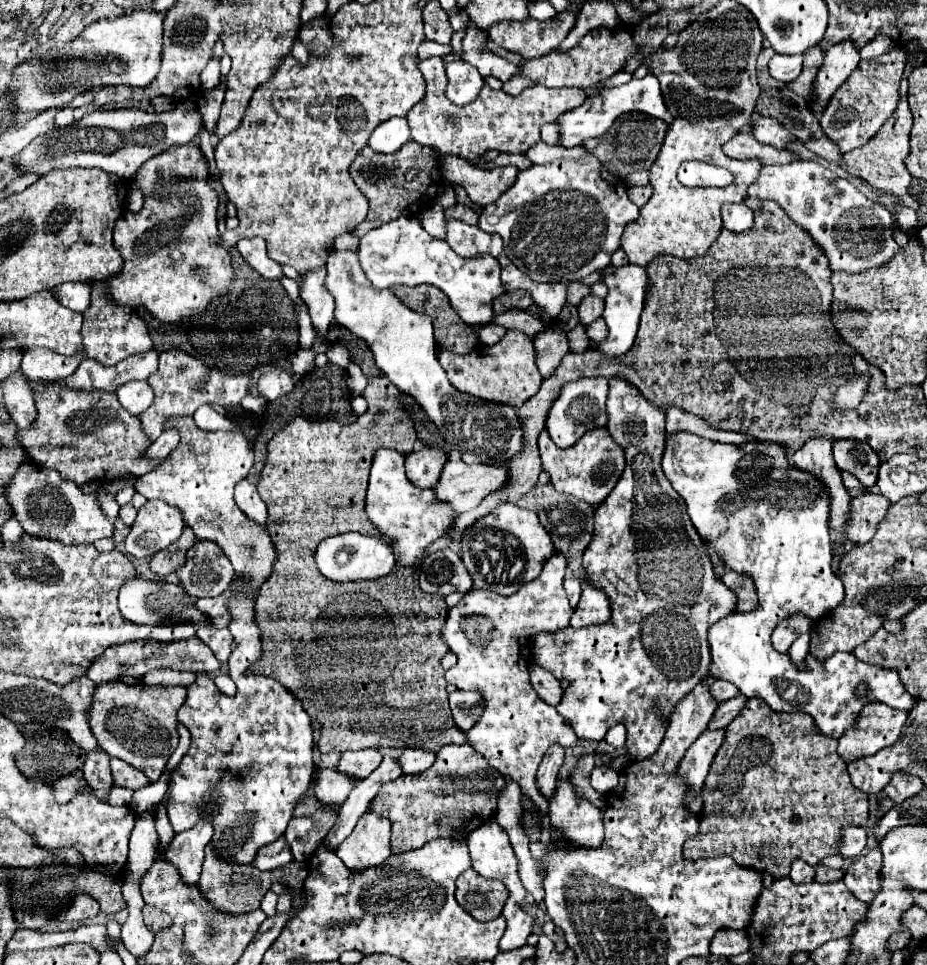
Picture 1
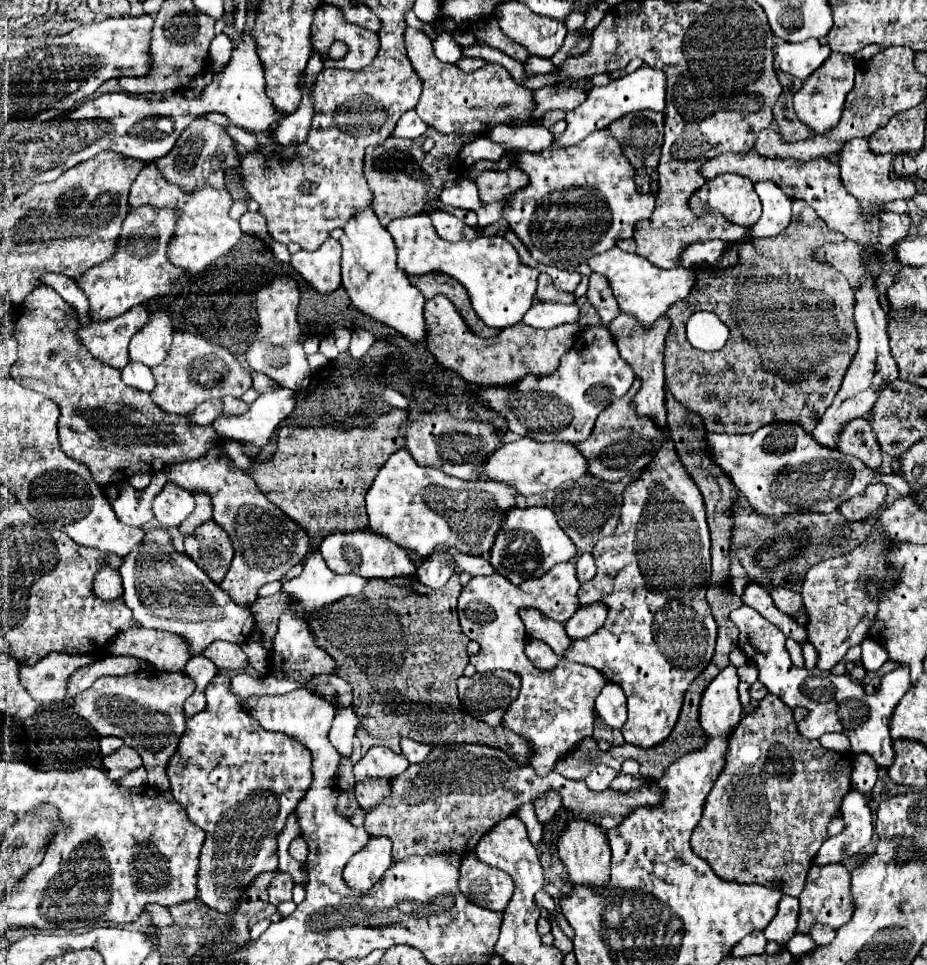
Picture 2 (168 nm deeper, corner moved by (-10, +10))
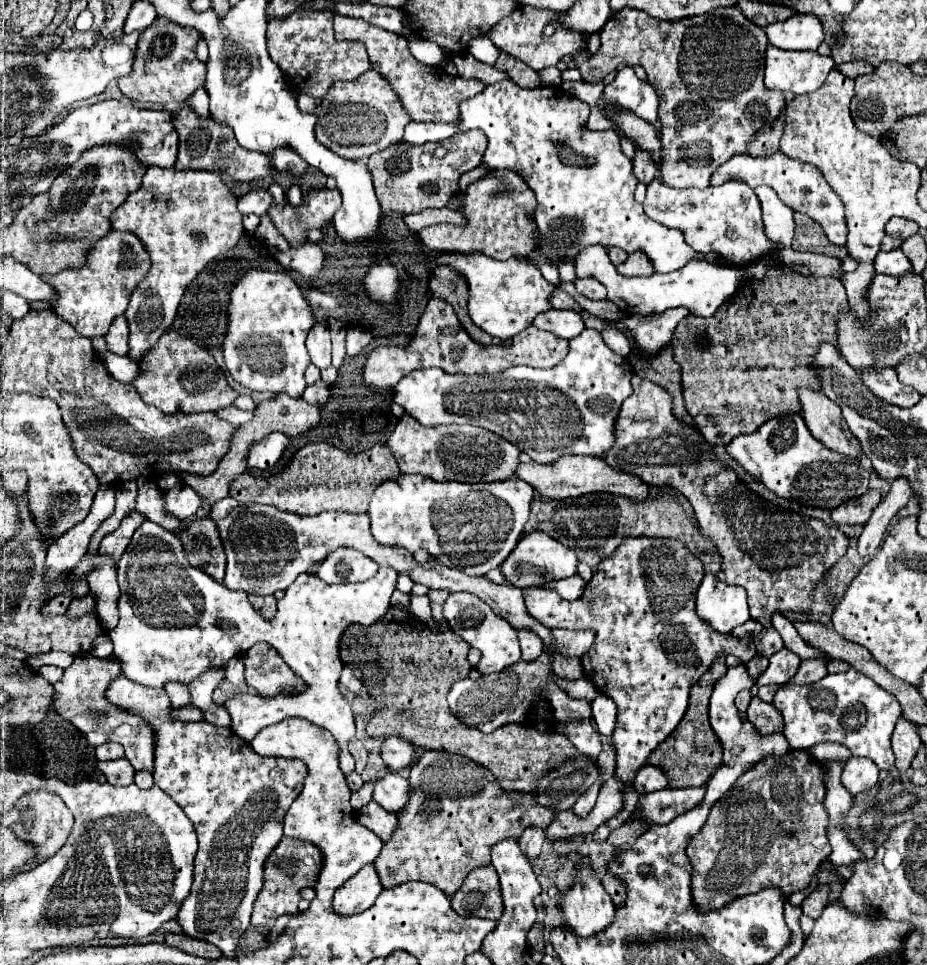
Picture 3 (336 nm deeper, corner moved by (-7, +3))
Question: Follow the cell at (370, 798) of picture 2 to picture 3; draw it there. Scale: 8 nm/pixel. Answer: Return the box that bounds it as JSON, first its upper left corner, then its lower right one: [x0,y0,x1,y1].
[357,802,397,840]

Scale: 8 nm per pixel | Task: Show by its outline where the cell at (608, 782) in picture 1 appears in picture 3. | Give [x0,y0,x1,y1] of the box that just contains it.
[573,780,601,816]

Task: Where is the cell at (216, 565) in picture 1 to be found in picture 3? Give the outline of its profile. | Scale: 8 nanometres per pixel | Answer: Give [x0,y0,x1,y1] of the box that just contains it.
[179,518,225,582]

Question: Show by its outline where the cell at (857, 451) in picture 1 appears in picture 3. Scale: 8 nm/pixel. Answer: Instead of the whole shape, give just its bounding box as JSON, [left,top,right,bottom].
[799,390,863,458]

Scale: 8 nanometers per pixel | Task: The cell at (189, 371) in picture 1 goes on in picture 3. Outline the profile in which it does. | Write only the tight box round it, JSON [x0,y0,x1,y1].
[133,330,239,414]

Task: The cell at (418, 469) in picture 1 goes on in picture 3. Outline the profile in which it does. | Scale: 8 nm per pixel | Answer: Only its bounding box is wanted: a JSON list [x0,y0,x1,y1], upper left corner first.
[387,414,519,482]

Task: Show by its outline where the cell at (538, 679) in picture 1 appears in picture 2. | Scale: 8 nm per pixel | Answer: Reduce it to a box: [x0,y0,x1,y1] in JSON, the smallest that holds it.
[524,639,560,671]

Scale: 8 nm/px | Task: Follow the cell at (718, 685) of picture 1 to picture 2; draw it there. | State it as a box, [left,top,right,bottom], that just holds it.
[738,661,758,683]

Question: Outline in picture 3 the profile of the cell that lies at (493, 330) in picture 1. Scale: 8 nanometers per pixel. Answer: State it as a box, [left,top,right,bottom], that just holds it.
[533,310,585,340]

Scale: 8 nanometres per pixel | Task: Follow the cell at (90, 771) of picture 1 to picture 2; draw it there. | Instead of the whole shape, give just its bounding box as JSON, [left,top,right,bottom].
[100,737,124,755]

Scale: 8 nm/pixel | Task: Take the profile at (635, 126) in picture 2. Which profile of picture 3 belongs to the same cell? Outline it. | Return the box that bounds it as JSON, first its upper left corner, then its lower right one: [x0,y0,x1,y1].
[633,148,657,184]

